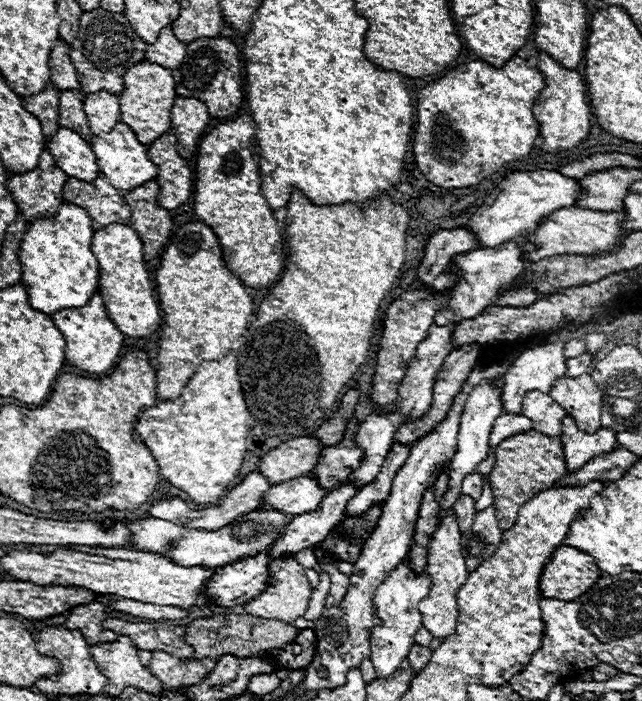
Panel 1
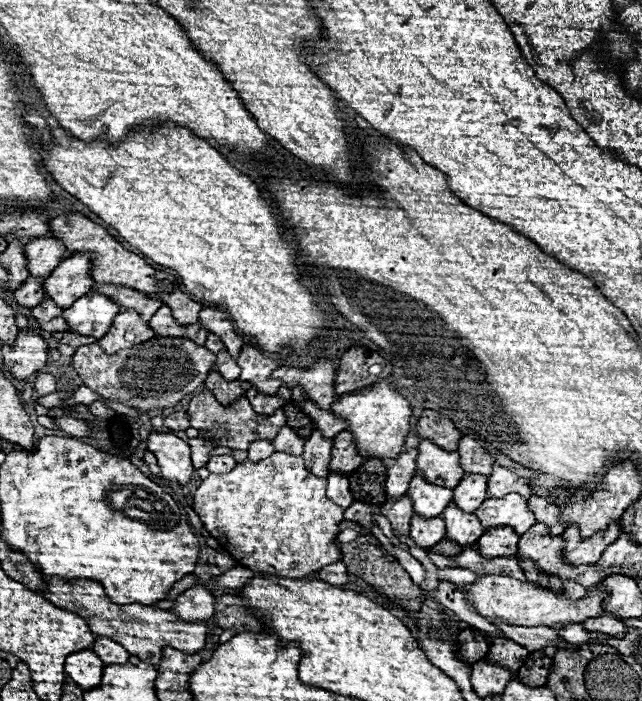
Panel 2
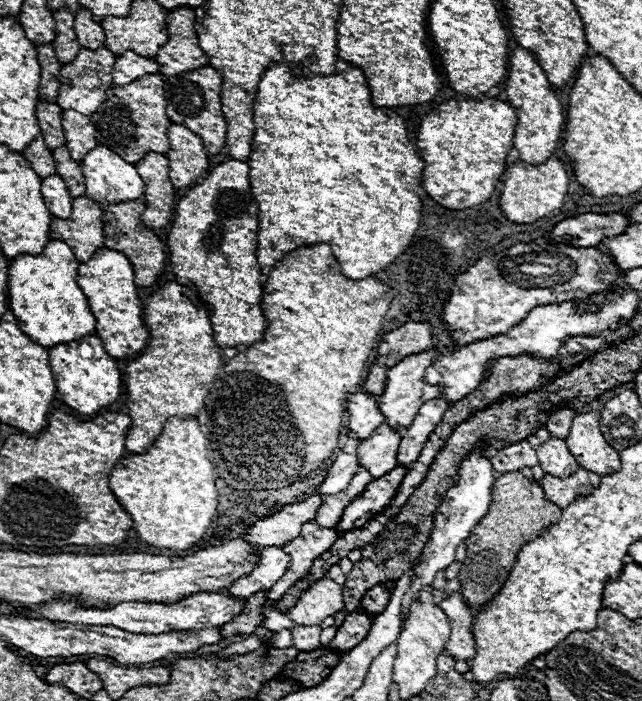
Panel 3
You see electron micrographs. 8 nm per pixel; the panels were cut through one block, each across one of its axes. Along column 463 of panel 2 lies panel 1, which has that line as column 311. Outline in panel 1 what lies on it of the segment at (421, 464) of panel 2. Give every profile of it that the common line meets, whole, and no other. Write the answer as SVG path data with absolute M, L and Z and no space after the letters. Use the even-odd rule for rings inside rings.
M352 418L346 426L344 438L322 450L318 464L310 470L308 476L316 478L318 484L322 488L334 488L338 482L342 482L346 476L350 476L350 472L354 472L354 468L360 466L360 448L354 446L354 438L352 434L358 430L358 420Z

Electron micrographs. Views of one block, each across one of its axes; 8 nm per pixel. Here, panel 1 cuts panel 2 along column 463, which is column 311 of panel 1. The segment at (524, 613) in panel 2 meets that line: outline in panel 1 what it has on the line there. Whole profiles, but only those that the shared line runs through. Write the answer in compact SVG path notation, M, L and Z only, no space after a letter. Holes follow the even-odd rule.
M286 558L286 560L276 560L276 562L270 562L268 564L268 574L272 576L272 582L270 586L260 592L254 600L246 602L244 604L244 612L250 614L250 616L258 616L258 618L278 618L282 622L288 622L292 624L296 618L300 618L306 608L308 608L308 600L310 600L310 594L312 594L312 586L308 584L308 578L306 578L306 572L304 568L292 560L292 558Z

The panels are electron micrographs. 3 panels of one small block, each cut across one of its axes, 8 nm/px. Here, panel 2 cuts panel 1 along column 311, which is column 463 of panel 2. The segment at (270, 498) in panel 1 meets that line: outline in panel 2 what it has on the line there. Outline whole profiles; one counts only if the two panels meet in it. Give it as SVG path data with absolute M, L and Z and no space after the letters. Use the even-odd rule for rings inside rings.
M466 474L454 488L454 502L464 512L476 512L486 496L486 480L480 474Z

